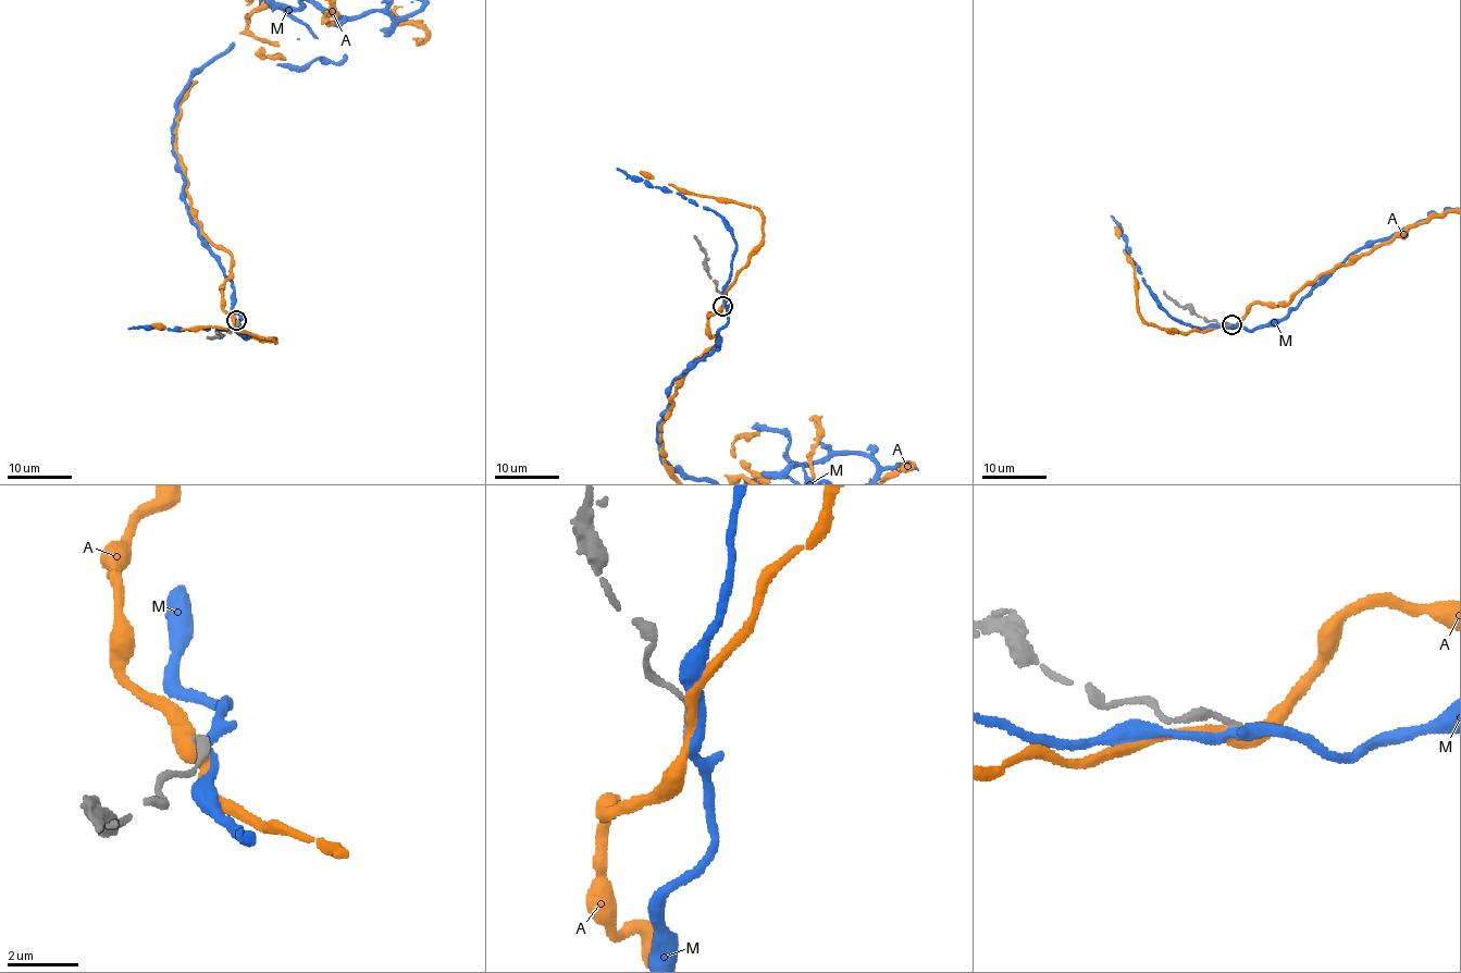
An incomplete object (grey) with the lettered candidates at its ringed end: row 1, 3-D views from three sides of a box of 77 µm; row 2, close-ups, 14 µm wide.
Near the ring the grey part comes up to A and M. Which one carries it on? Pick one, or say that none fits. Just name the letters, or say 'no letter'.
no letter

